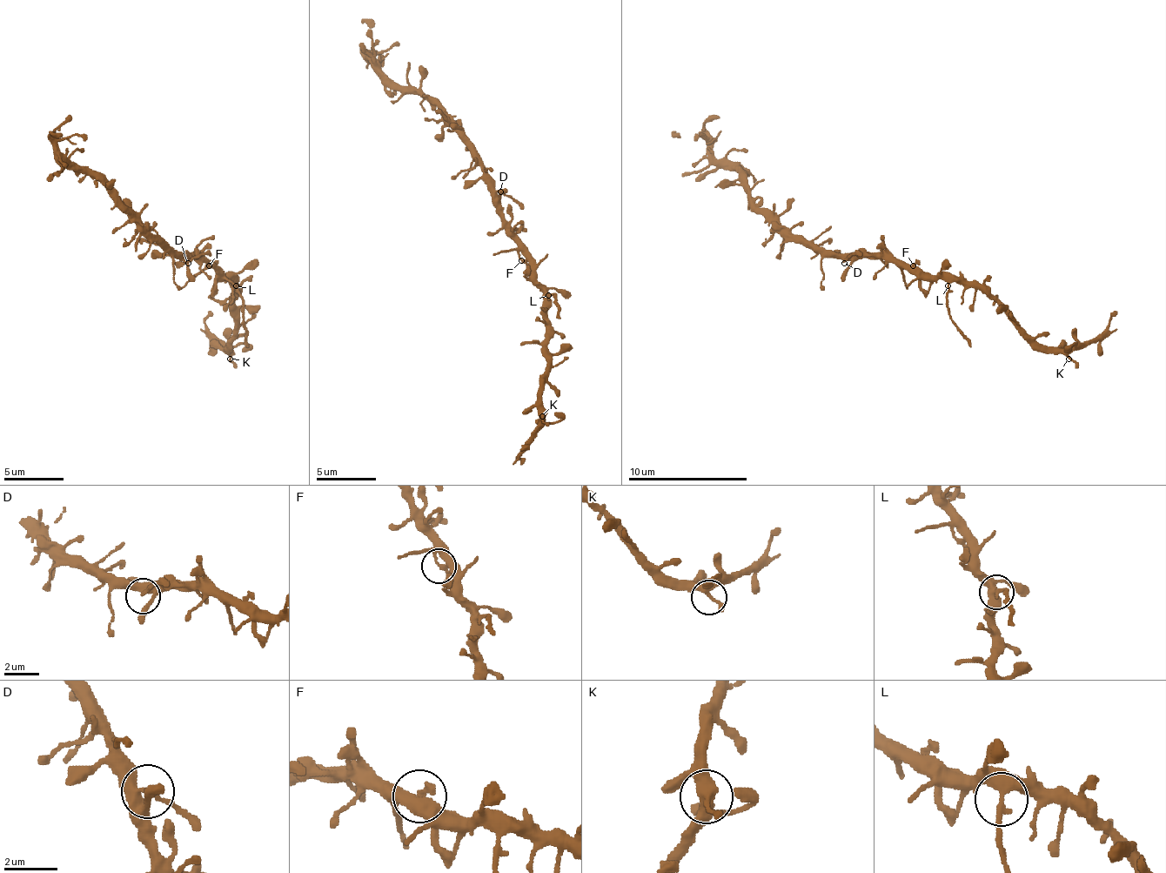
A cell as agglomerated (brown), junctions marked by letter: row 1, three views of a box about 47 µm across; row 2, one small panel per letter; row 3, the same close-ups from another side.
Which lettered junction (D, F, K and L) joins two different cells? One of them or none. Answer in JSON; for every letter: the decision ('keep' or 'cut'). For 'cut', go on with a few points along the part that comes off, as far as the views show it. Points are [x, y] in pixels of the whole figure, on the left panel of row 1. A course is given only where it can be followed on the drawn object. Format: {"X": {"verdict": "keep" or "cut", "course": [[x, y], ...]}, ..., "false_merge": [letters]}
{"D": {"verdict": "keep"}, "F": {"verdict": "keep"}, "K": {"verdict": "keep"}, "L": {"verdict": "cut", "course": [[235, 286], [247, 346]]}, "false_merge": ["L"]}

